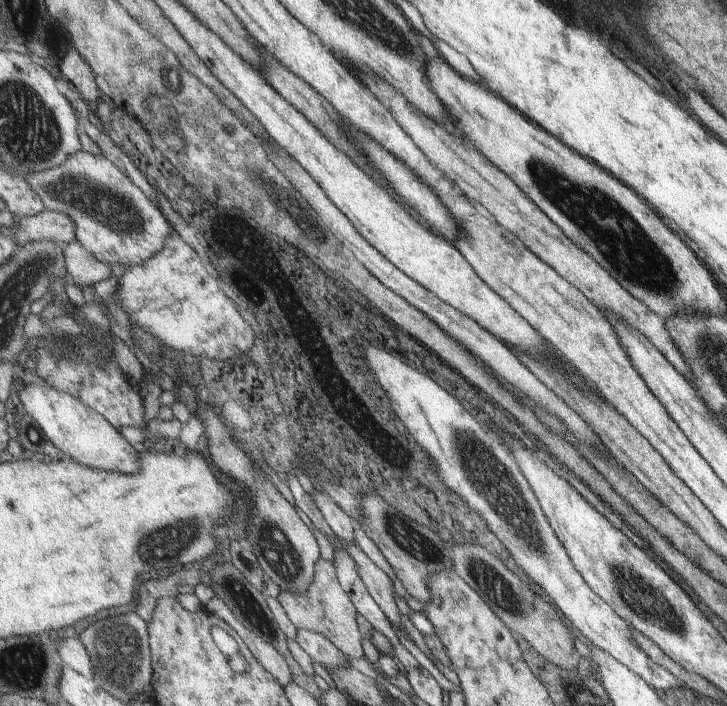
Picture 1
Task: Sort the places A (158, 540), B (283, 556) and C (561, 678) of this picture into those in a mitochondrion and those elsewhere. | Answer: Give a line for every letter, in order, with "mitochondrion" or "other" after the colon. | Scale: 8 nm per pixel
A: mitochondrion
B: mitochondrion
C: mitochondrion

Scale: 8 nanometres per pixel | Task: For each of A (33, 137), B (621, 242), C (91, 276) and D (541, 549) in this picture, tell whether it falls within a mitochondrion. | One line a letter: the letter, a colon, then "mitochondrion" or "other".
A: mitochondrion
B: mitochondrion
C: other
D: mitochondrion

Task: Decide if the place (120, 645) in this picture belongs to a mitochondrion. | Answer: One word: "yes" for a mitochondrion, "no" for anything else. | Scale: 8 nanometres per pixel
yes

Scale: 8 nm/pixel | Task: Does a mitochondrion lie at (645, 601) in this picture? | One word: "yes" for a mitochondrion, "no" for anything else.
yes

